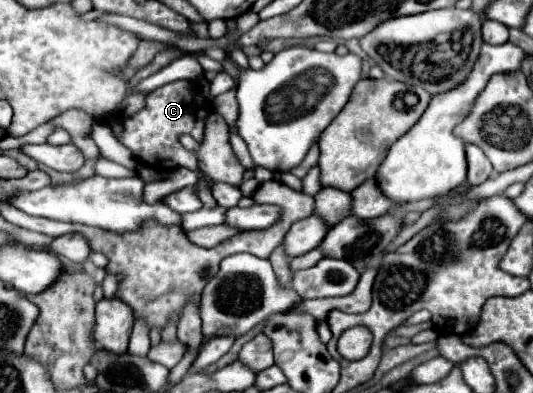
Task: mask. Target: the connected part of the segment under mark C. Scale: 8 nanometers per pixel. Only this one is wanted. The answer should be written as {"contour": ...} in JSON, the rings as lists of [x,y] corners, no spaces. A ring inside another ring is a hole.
{"contour":[[[176,80],[170,84],[164,84],[156,90],[152,90],[146,96],[146,104],[142,110],[130,116],[122,116],[122,132],[116,134],[118,142],[122,142],[126,148],[132,150],[134,158],[142,164],[148,164],[154,170],[174,170],[174,168],[198,168],[198,158],[196,152],[182,148],[178,142],[180,134],[190,134],[196,142],[204,140],[204,130],[206,130],[206,118],[212,114],[212,106],[204,98],[204,102],[198,104],[202,94],[198,92],[196,84],[190,80]]]}

